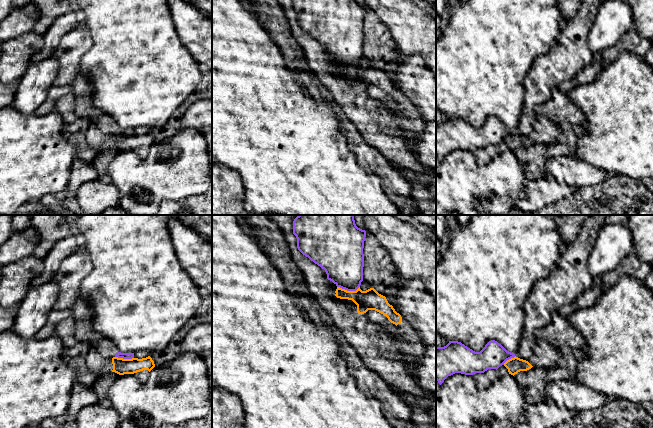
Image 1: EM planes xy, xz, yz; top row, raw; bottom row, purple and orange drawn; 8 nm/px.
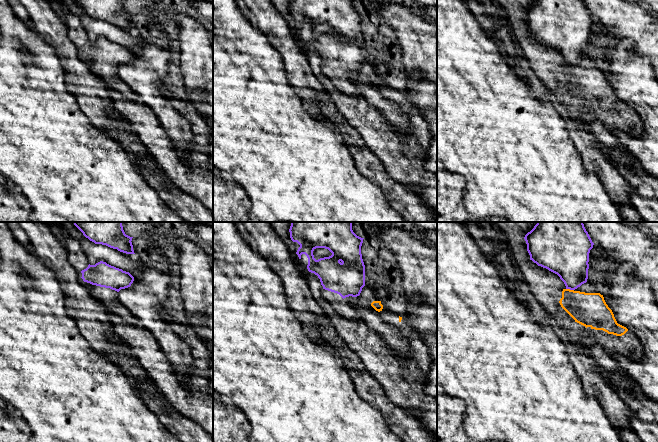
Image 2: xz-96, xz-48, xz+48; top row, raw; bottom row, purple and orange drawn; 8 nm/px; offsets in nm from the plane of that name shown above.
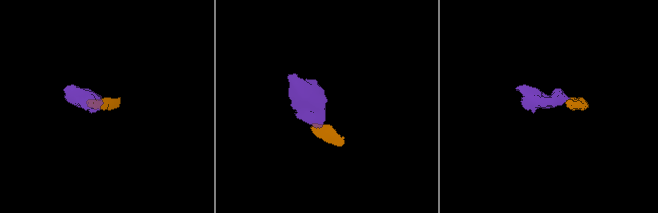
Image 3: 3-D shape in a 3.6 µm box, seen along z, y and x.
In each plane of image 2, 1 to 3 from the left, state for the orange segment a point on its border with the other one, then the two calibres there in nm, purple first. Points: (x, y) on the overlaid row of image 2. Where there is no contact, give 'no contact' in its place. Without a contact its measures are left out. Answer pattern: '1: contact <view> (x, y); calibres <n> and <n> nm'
1: no contact
2: no contact
3: contact xz+48 (570, 289); calibres 320 and 280 nm

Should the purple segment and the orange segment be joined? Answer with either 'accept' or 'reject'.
reject

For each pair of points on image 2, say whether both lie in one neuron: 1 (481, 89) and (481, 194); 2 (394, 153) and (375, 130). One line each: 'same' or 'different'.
1: same
2: same

